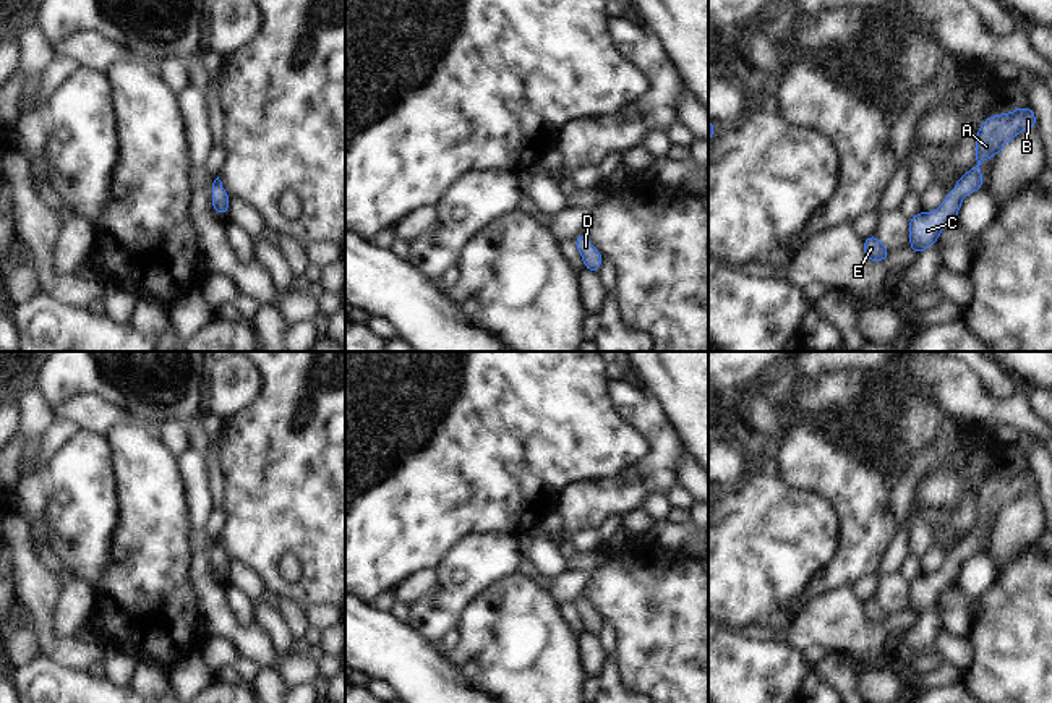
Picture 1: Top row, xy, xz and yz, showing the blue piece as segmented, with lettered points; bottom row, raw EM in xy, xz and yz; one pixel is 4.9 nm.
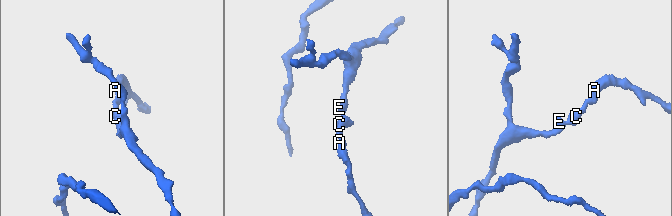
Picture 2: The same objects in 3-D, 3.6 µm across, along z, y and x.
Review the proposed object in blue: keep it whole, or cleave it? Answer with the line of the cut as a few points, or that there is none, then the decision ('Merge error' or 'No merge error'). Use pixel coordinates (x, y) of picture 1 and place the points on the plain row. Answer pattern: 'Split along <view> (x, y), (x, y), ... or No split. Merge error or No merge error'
No split. No merge error.

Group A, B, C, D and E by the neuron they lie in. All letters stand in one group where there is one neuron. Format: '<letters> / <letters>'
A B C D E

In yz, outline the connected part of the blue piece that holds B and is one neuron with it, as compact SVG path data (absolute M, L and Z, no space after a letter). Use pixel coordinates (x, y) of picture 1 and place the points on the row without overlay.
M1031 470L1016 471L1010 476L989 479L977 492L976 530L961 538L956 551L948 554L945 565L934 575L919 575L909 582L911 611L916 617L937 606L945 586L955 585L966 556L982 552L982 535L979 526L1000 512L1023 492L1037 489Z

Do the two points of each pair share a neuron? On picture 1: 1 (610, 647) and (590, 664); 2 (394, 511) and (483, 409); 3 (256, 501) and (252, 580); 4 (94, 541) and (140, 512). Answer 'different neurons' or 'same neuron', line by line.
1: different neurons
2: same neuron
3: different neurons
4: different neurons

